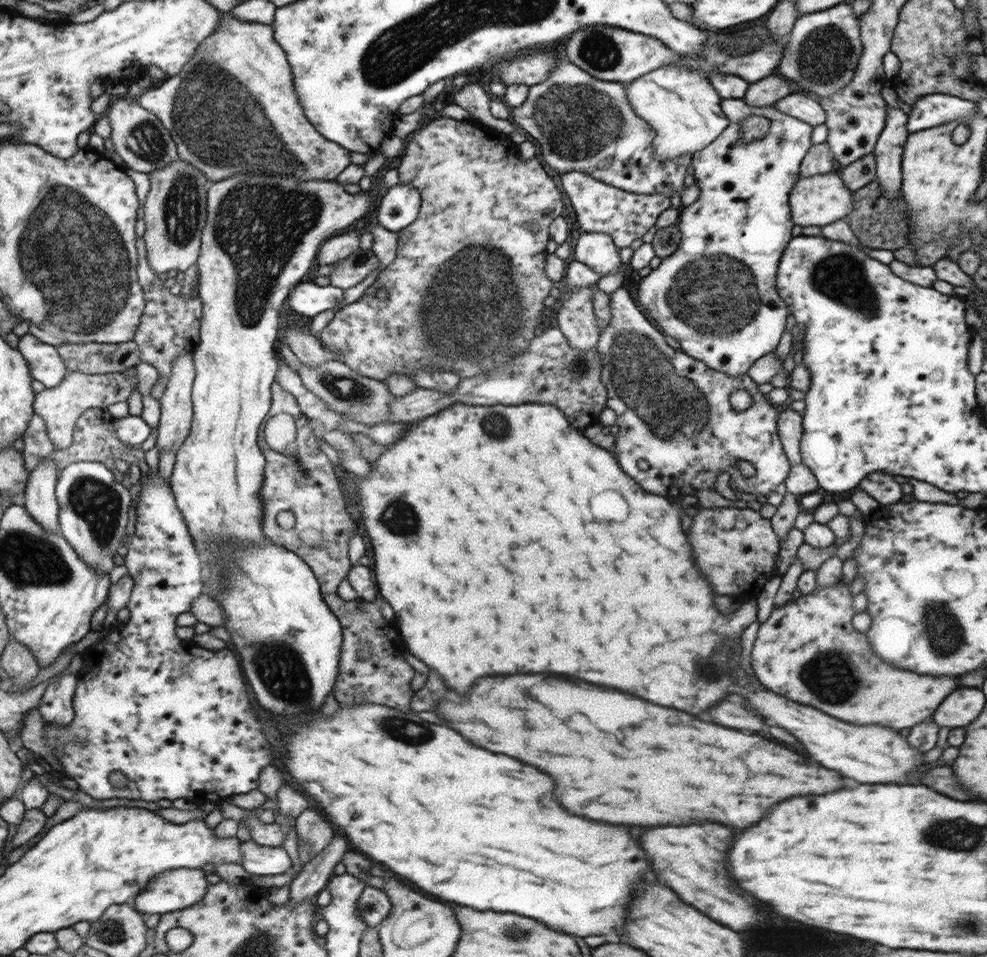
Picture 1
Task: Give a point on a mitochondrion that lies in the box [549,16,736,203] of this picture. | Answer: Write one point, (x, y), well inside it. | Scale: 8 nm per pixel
(600, 52)

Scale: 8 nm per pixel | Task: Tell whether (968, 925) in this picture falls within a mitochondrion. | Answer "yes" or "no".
yes

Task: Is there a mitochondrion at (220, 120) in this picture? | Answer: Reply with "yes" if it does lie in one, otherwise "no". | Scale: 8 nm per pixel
yes

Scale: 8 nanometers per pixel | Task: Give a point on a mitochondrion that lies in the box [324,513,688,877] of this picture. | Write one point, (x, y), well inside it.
(412, 733)

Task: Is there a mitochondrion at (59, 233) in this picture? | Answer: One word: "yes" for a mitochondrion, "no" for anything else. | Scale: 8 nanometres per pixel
yes

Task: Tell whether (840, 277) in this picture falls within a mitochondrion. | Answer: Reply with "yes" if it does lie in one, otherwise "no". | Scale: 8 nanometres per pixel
yes

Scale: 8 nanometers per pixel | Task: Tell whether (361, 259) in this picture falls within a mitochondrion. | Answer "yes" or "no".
yes

